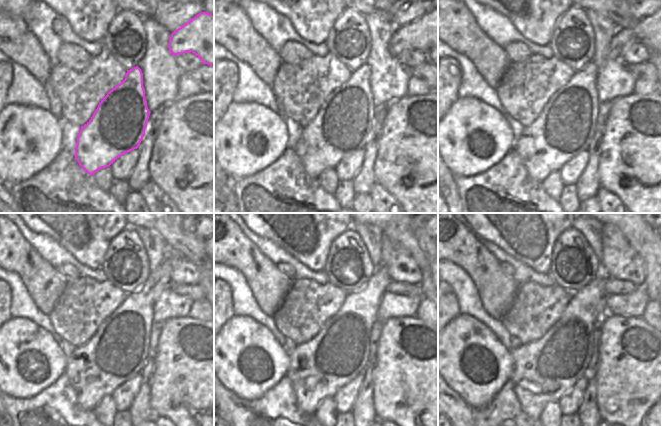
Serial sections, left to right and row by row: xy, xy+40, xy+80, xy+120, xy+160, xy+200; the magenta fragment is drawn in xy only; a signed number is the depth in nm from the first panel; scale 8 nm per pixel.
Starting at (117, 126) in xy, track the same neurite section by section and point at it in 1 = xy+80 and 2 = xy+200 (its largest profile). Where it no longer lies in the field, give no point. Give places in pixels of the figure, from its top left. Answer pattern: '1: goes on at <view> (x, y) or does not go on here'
1: goes on at xy+80 (564, 128)
2: goes on at xy+200 (543, 370)

